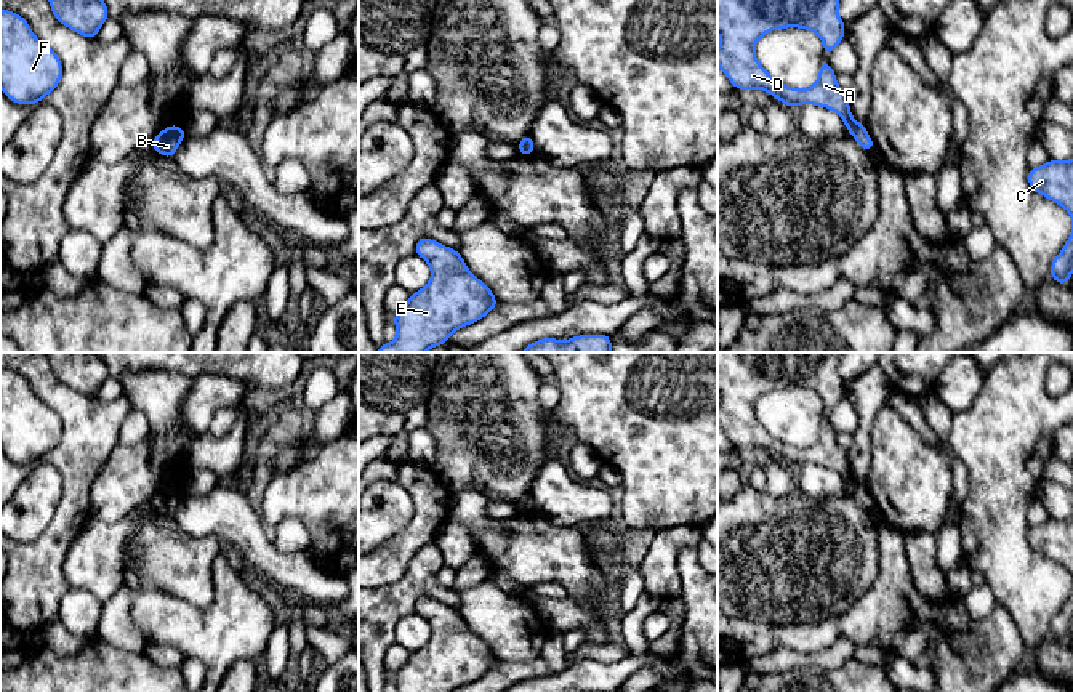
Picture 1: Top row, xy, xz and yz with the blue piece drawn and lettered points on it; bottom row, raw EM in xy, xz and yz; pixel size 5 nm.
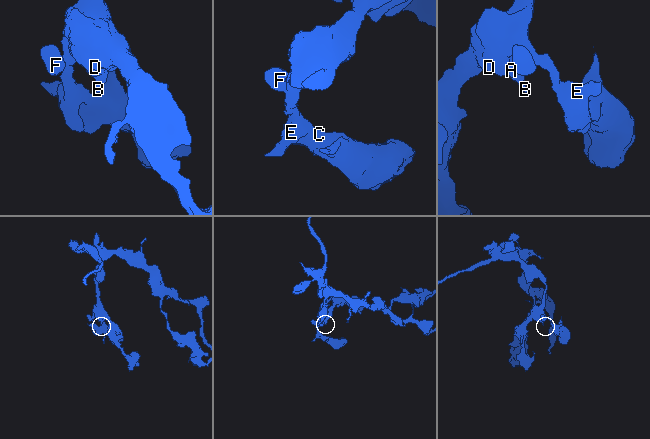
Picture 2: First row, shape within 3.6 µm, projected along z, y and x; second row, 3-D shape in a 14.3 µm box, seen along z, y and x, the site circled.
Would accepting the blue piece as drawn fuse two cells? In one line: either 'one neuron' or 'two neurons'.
one neuron

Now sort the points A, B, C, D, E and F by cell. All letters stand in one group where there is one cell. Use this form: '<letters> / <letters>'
A B C D E F

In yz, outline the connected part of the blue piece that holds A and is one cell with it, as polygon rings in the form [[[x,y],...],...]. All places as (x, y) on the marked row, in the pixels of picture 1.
[[[717,0],[717,66],[737,90],[764,90],[788,107],[809,103],[838,112],[860,147],[871,152],[874,143],[865,123],[857,123],[852,117],[847,91],[838,86],[828,61],[822,61],[818,78],[810,88],[796,90],[772,78],[754,54],[754,45],[762,35],[799,27],[815,32],[828,56],[846,32],[838,3],[839,0]]]

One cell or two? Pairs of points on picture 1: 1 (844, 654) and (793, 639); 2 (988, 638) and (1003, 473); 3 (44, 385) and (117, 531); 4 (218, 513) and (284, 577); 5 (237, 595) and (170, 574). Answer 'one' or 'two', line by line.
1: two
2: two
3: two
4: one
5: two

